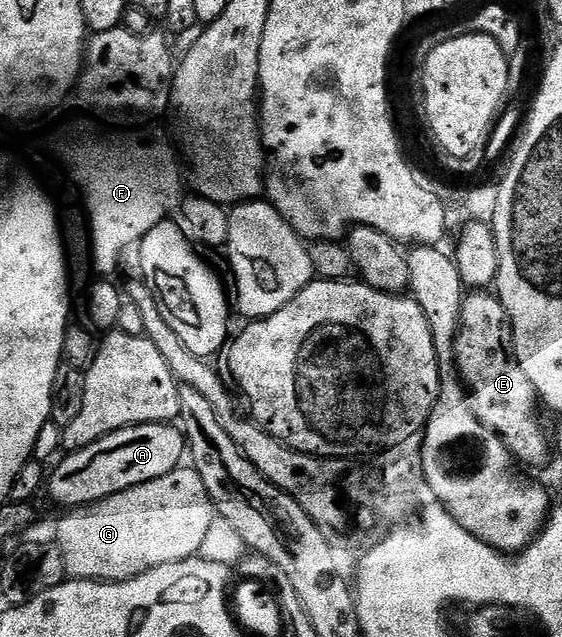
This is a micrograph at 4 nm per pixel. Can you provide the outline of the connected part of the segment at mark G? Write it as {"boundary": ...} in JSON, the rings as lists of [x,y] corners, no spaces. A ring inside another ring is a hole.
{"boundary":[[[179,467],[160,479],[140,483],[128,491],[120,491],[95,505],[75,508],[58,525],[56,544],[64,555],[67,574],[83,581],[131,581],[156,567],[197,558],[216,510],[210,502],[204,479],[192,467]]]}

